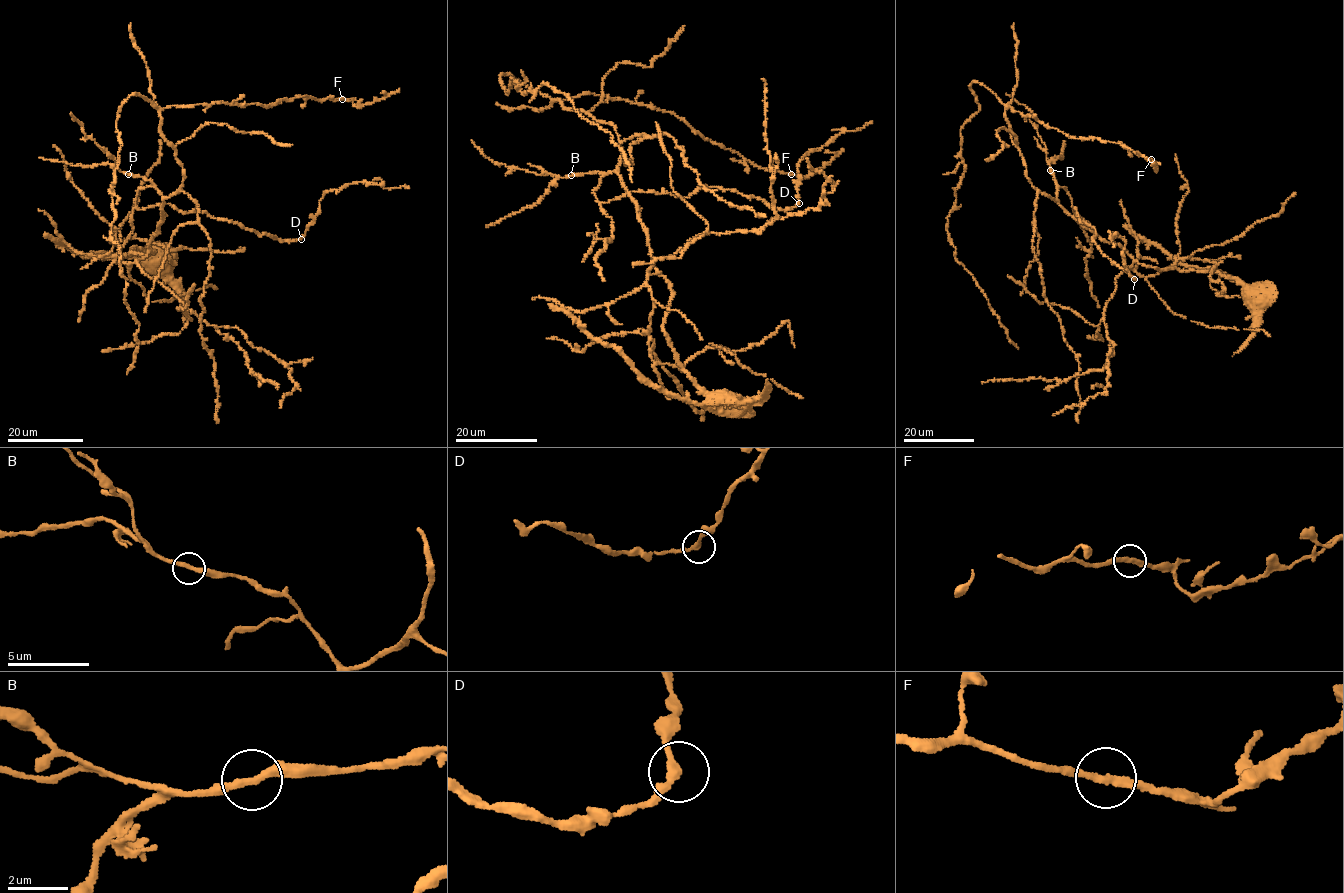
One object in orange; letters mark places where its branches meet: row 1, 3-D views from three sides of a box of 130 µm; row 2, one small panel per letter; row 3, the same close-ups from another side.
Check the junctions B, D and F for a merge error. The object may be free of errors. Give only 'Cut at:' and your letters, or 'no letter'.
Cut at: no letter

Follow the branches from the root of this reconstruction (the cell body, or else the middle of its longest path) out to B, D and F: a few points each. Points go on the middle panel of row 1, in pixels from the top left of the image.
B: (720, 394), (700, 387), (665, 333), (671, 284), (655, 267), (644, 224), (620, 176), (613, 172), (571, 175)
D: (720, 394), (665, 333), (671, 284), (620, 176), (593, 192), (710, 186), (799, 203)
F: (720, 394), (665, 333), (671, 284), (618, 174), (614, 127), (555, 99), (672, 112), (792, 174)

